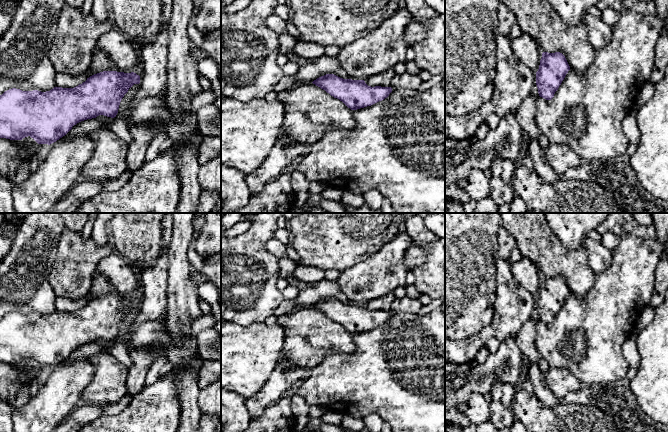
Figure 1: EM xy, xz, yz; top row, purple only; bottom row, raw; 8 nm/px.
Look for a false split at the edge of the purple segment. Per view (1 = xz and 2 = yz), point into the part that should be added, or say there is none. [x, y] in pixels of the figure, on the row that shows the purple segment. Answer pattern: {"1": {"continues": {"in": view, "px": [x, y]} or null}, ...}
{"1": {"continues": null}, "2": {"continues": null}}

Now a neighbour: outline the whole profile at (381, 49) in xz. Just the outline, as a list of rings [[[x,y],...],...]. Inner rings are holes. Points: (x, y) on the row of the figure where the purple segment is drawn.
[[[399,7],[377,28],[341,47],[335,58],[349,79],[365,80],[373,74],[406,62],[406,51],[410,45],[405,41],[404,32],[410,22],[408,9]]]

